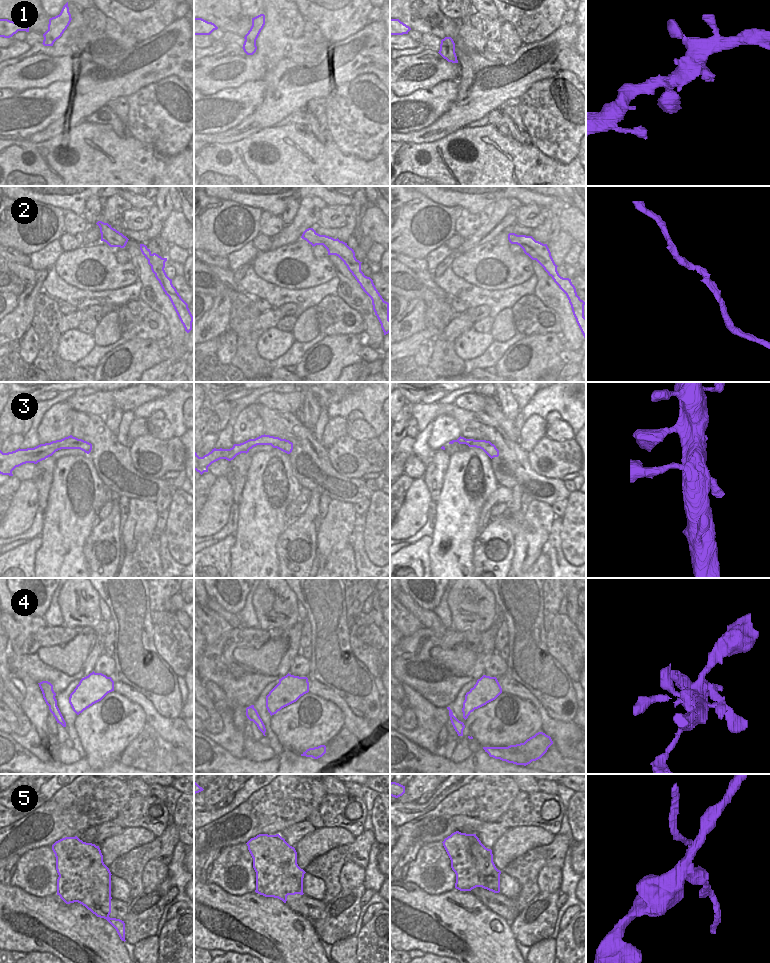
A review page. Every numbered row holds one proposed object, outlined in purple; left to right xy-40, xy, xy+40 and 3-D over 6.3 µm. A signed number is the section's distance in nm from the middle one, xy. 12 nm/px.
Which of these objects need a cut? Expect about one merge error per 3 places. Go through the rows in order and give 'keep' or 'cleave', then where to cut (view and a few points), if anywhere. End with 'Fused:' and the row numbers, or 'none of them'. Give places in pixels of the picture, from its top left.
1: keep | no cut
2: keep | no cut
3: keep | no cut
4: keep | no cut
5: cleave | xy+40 (469, 834), (472, 837), (472, 854), (475, 857), (479, 857)
Fused: 5

